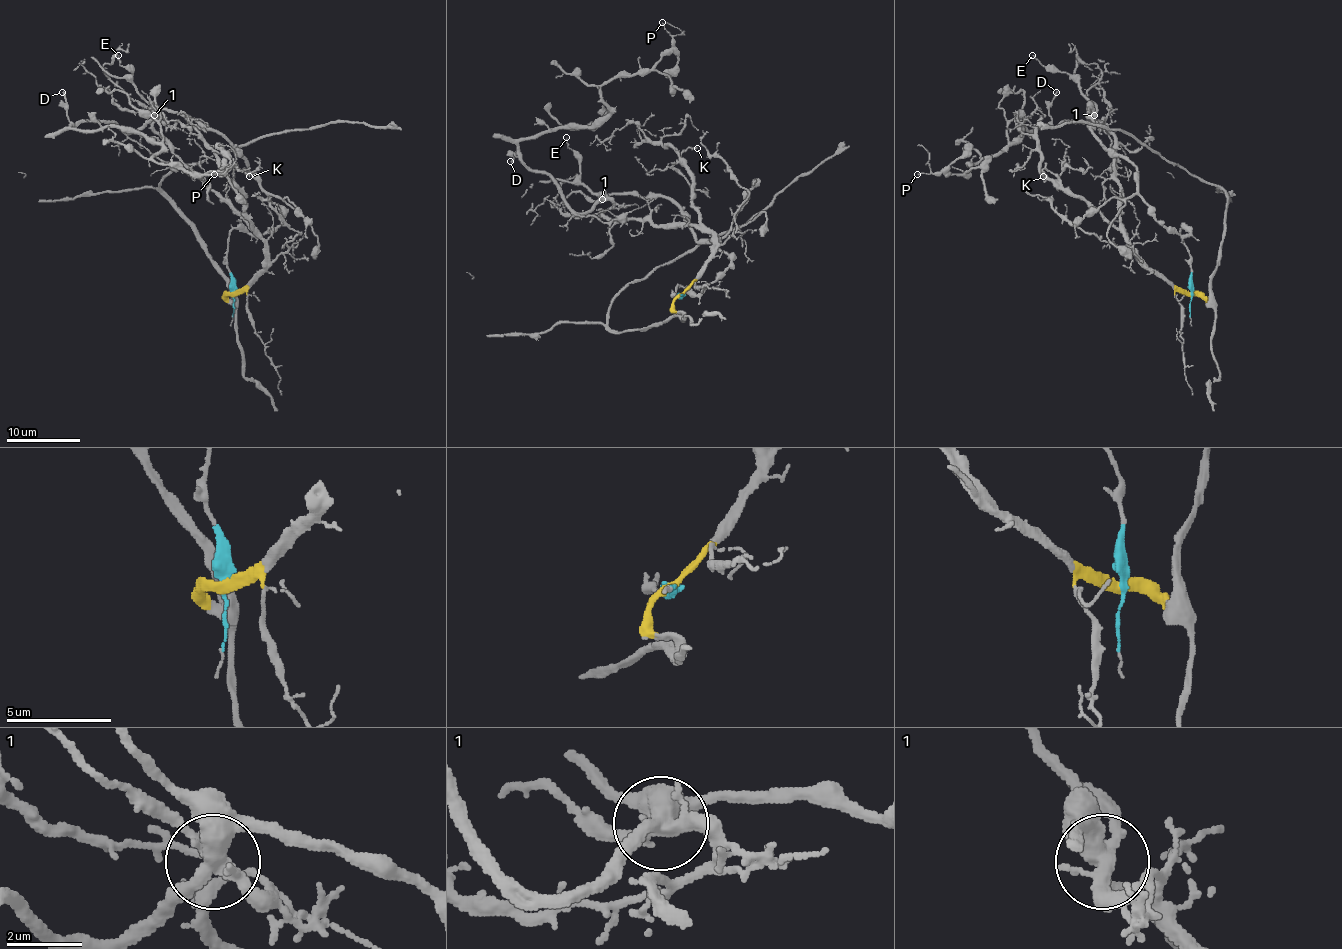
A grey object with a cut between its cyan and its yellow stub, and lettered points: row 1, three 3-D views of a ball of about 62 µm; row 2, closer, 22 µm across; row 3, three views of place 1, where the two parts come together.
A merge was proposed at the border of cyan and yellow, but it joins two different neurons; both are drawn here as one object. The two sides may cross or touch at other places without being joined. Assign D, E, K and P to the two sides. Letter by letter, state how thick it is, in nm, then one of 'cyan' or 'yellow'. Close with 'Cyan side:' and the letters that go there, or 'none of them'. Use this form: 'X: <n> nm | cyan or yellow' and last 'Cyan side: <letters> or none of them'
D: 180 nm | cyan
E: 110 nm | cyan
K: 130 nm | yellow
P: 110 nm | cyan
Cyan side: D, E, P

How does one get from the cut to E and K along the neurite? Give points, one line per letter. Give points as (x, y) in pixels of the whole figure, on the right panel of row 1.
E: (1189, 294), (1182, 228), (1188, 233), (1160, 222), (1138, 193), (1136, 169), (1094, 134), (1075, 82), (1033, 55)
K: (1189, 294), (1184, 294), (1149, 268), (1118, 229), (1068, 191), (1046, 169), (1042, 176)

